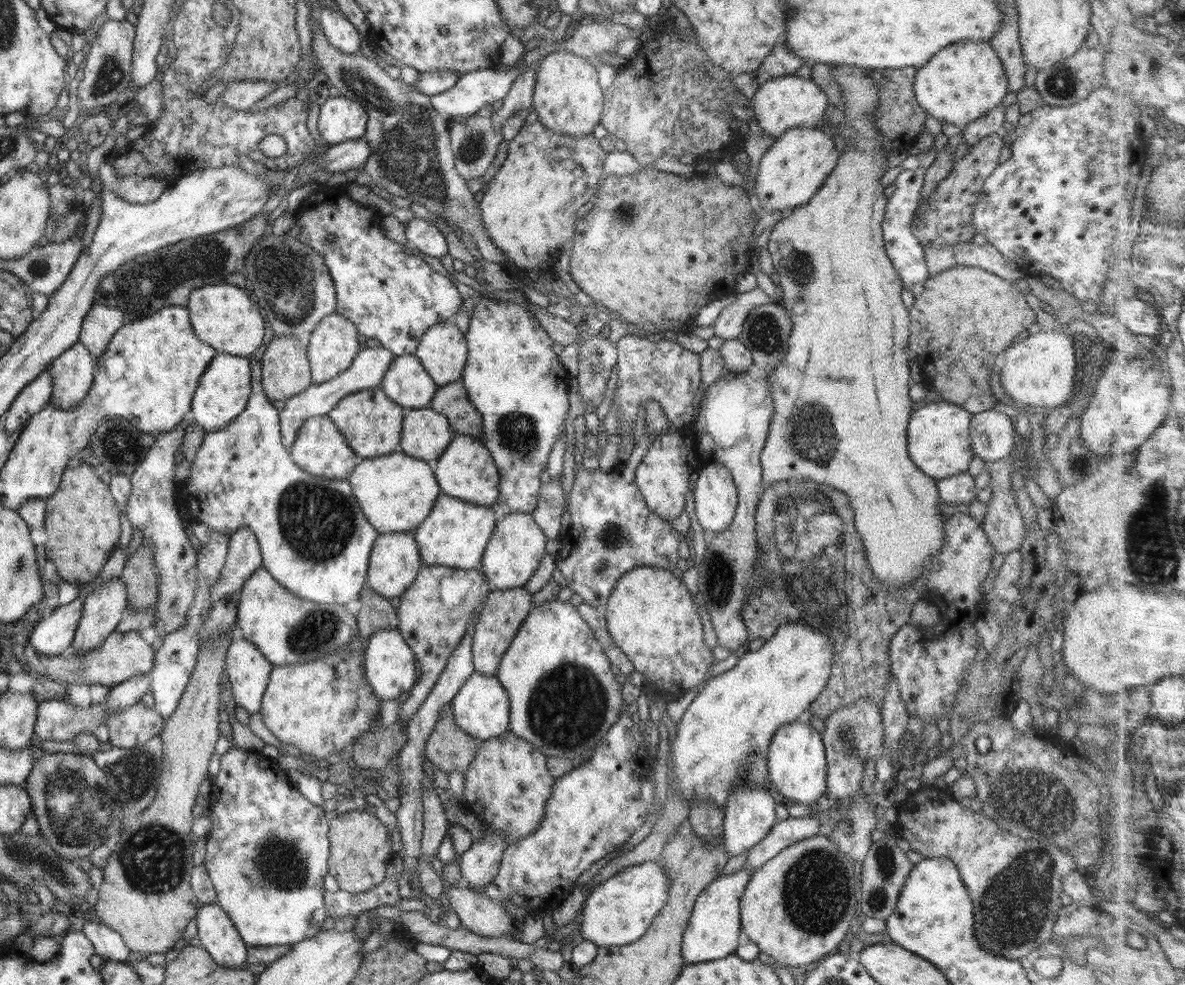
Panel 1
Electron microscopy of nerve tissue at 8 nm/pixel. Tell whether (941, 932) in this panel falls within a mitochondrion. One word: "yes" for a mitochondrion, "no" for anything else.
no

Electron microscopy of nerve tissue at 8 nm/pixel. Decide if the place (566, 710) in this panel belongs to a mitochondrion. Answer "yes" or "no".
yes

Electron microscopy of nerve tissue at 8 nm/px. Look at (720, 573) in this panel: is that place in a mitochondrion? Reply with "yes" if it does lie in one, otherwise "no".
yes

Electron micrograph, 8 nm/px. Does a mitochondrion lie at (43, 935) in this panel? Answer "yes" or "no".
no

